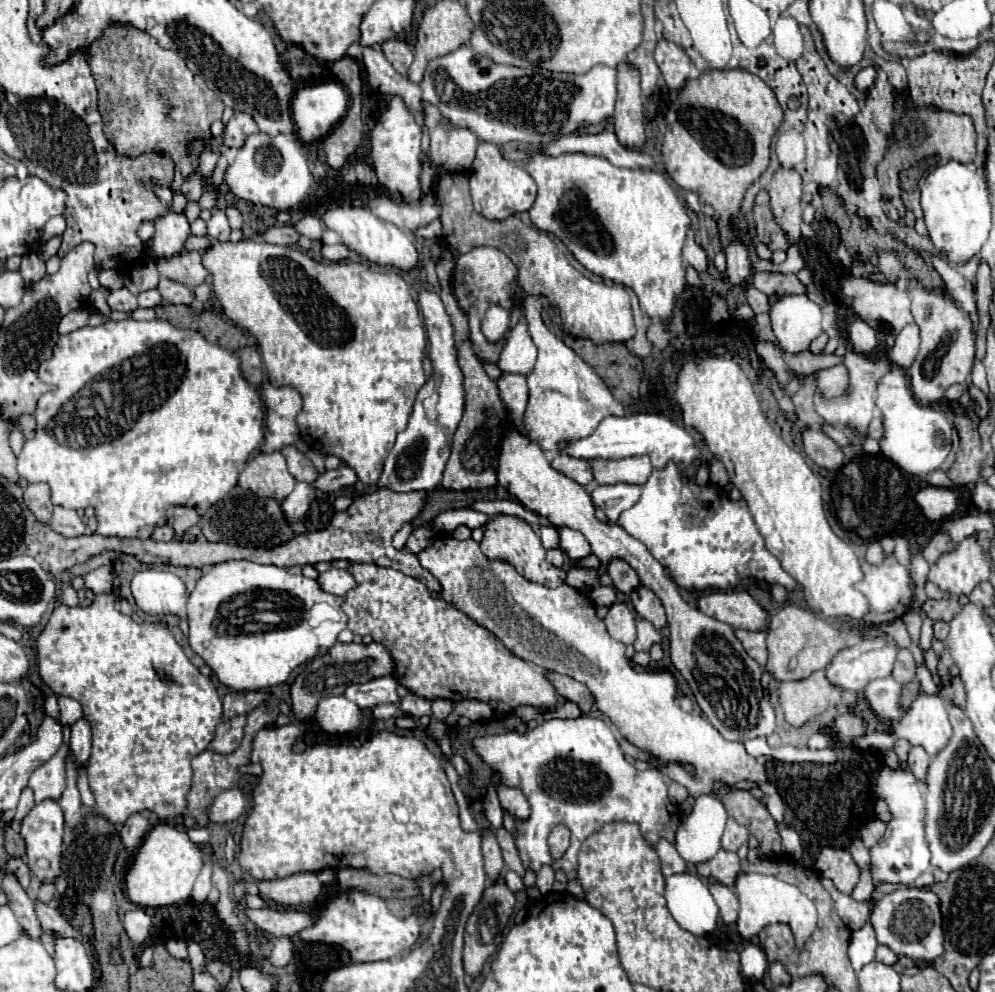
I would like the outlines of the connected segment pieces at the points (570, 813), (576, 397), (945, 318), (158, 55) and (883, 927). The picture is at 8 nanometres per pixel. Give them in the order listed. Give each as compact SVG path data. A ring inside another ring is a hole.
M581 714L579 718L573 718L573 720L553 718L553 720L541 722L533 730L527 730L525 734L507 732L507 734L499 734L499 736L475 738L473 746L481 754L481 758L495 772L499 772L503 776L501 778L503 784L523 790L523 794L527 796L527 800L531 804L531 818L525 822L517 822L517 836L515 836L515 844L519 848L525 868L539 872L539 868L543 864L549 864L555 870L557 868L565 870L569 880L575 878L579 850L567 850L559 860L553 860L549 854L547 836L553 830L553 826L557 826L557 824L563 824L571 830L571 842L573 842L571 848L581 846L583 840L591 832L597 832L603 824L621 822L621 820L623 822L637 822L645 840L651 846L655 846L659 842L659 838L667 838L671 842L675 838L675 830L679 826L679 820L673 820L675 808L671 806L671 802L667 798L667 788L671 784L671 778L667 778L665 774L661 774L655 768L639 772L633 764L629 764L623 756L623 750L619 746L619 740L617 740L613 728L601 718L593 718L587 714Z
M539 296L523 298L523 312L539 356L533 372L527 376L529 382L529 404L523 416L527 436L537 442L543 450L557 450L561 440L577 440L595 432L599 422L607 416L623 416L623 406L613 398L607 384L587 366L569 346L565 346L555 334L547 330L541 320Z
M911 288L909 296L911 296L911 314L921 330L921 346L913 366L909 368L911 390L919 402L929 404L941 400L951 384L967 382L973 370L977 332L973 330L969 314L961 306L957 306L951 294L925 288Z
M109 26L103 36L103 46L89 46L89 66L97 82L99 112L105 124L105 136L111 140L115 150L125 156L139 156L145 152L165 152L173 158L175 166L187 178L197 170L199 152L209 144L209 126L223 114L223 102L211 92L203 78L195 76L177 52L163 50L155 38L147 32L139 32L131 26Z
M899 888L885 894L871 912L877 940L899 956L909 956L915 962L933 962L943 954L943 918L939 908L939 898L931 890Z

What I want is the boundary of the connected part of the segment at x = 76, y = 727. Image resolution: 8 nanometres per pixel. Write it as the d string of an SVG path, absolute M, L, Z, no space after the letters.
M85 718L77 720L71 726L71 736L69 736L69 750L73 756L73 764L77 770L87 764L89 754L91 754L91 728Z

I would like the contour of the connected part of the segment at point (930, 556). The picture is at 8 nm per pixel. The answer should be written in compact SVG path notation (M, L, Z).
M937 532L929 544L923 548L923 558L929 562L929 564L935 564L943 554L951 552L955 548L955 544L951 542L951 538L945 534L945 532Z

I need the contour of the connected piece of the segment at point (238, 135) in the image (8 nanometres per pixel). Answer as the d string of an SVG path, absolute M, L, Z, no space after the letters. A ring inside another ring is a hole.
M235 112L233 118L225 124L225 134L223 134L225 146L229 146L229 148L241 148L243 140L249 134L255 134L255 132L259 132L255 120L249 114Z

